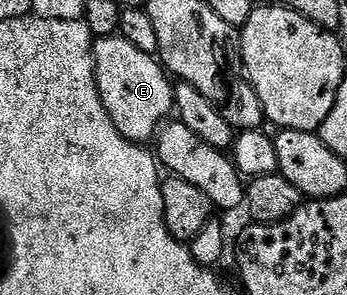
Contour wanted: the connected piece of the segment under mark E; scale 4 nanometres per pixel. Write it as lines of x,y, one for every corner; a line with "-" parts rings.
125,35
97,38
94,70
104,107
112,123
116,123
116,131
129,141
146,143
150,136
151,140
163,122
175,112
175,82
171,74
153,52
136,47

